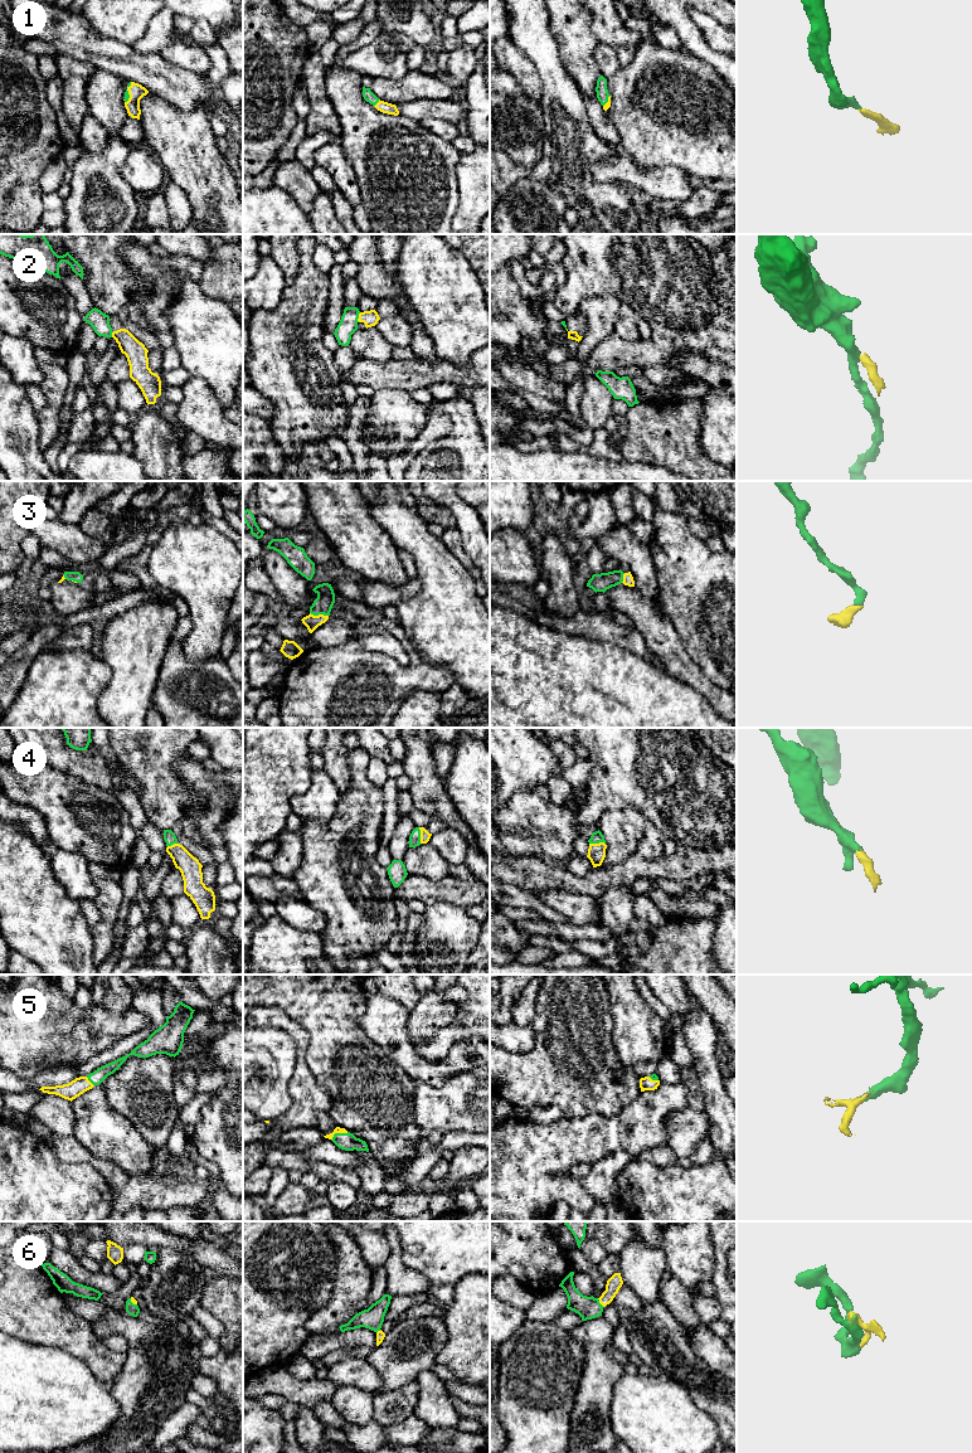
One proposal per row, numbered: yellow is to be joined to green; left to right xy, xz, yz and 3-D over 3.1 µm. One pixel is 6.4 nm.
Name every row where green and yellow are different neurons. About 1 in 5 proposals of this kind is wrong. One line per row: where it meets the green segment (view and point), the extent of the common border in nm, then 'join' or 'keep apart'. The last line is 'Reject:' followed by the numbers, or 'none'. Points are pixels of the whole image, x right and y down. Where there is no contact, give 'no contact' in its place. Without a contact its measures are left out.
1: contact xz (377, 102); length 60 nm; join
2: contact xz (358, 317); length 70 nm; keep apart
3: contact xz (319, 613); length 120 nm; join
4: contact xz (419, 835); length 110 nm; join
5: contact xz (338, 1133); length 120 nm; join
6: contact yz (598, 1302); length 70 nm; join
Reject: 2

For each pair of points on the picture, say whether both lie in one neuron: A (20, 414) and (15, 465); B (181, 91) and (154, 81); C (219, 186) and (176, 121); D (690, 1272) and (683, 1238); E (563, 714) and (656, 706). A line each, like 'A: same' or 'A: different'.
A: same
B: same
C: same
D: same
E: same

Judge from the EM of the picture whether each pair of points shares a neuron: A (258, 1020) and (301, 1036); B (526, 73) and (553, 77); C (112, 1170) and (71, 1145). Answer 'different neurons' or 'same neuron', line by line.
A: same neuron
B: different neurons
C: same neuron

